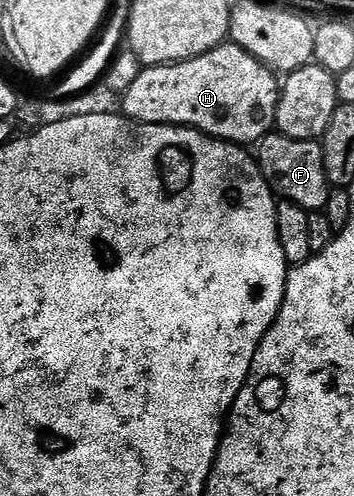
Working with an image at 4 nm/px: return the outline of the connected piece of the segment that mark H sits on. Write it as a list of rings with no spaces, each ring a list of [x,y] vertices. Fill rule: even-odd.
[[[222,43],[190,61],[142,68],[135,83],[127,87],[127,95],[121,101],[120,112],[144,125],[184,125],[199,129],[219,141],[231,141],[242,147],[249,147],[266,137],[274,128],[278,92],[278,74],[247,51],[243,51],[243,47]]]

